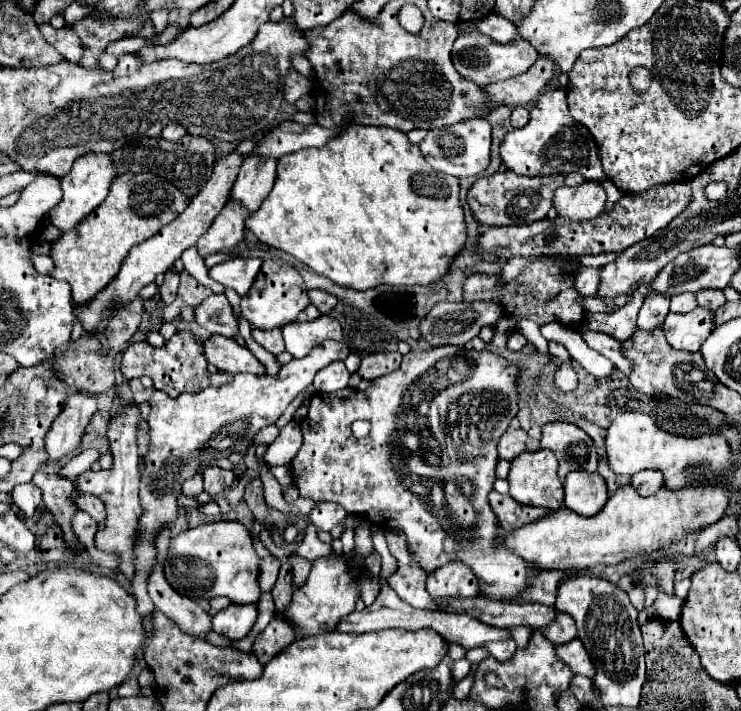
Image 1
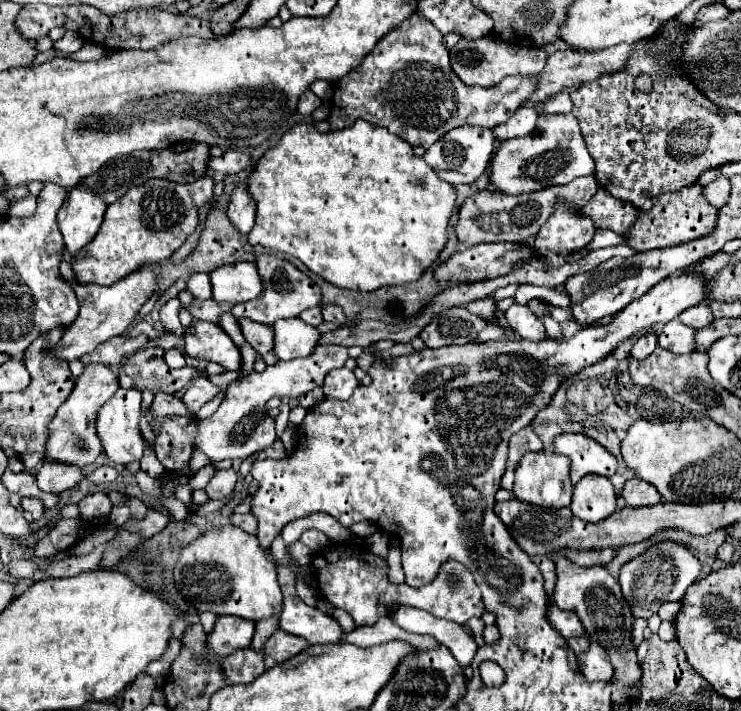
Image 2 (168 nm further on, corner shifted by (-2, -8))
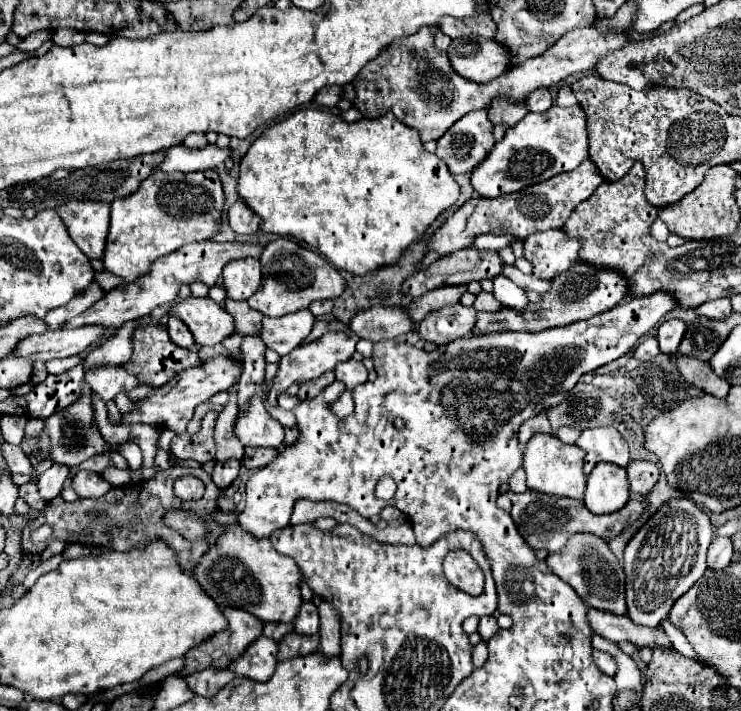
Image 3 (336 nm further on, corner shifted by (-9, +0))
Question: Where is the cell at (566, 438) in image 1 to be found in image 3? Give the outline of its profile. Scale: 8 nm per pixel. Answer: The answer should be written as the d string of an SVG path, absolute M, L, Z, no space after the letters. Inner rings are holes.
M615 427L583 429L575 445L587 453L585 455L585 475L589 475L591 469L599 461L615 463L619 467L625 467L629 463L627 441L621 437L621 433Z

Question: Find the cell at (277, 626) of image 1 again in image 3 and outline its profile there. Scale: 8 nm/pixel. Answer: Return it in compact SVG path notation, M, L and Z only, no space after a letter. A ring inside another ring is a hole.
M287 633L283 635L283 639L279 641L279 653L277 653L277 659L283 661L283 659L291 659L291 657L297 657L297 655L307 655L307 653L313 653L319 649L319 635L301 635L301 633Z

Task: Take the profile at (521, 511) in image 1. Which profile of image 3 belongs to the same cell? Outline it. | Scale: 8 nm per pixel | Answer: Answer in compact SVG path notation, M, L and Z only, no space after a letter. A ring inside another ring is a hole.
M527 489L525 493L501 493L497 499L497 507L507 511L523 539L533 547L533 549L547 549L549 553L557 553L563 549L569 541L571 535L575 533L593 533L605 541L617 537L623 533L625 527L633 525L649 507L649 501L645 497L633 497L627 501L627 505L621 511L609 513L609 515L593 515L583 501L579 499L565 499L565 497L555 497L555 495L545 495L539 491Z

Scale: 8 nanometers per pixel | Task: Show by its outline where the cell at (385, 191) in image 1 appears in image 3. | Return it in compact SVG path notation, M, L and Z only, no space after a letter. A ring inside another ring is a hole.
M301 109L269 127L249 147L239 167L239 197L263 219L261 231L295 237L317 249L337 269L365 275L393 265L415 239L459 197L459 185L447 165L423 147L419 133L395 119L391 111L377 119L345 123L337 113Z

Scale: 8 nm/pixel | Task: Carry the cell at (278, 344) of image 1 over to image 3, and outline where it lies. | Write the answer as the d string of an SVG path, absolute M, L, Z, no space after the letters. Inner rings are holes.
M227 301L227 313L235 319L235 329L241 335L261 335L261 319L263 315L247 305L247 301Z

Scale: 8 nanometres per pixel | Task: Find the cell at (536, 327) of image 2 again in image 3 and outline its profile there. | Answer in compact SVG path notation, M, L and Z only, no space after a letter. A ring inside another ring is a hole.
M499 275L493 279L493 295L497 301L501 301L501 305L505 307L511 307L511 309L527 309L529 301L527 301L527 295L523 289L519 289L511 279L507 279L505 275Z

